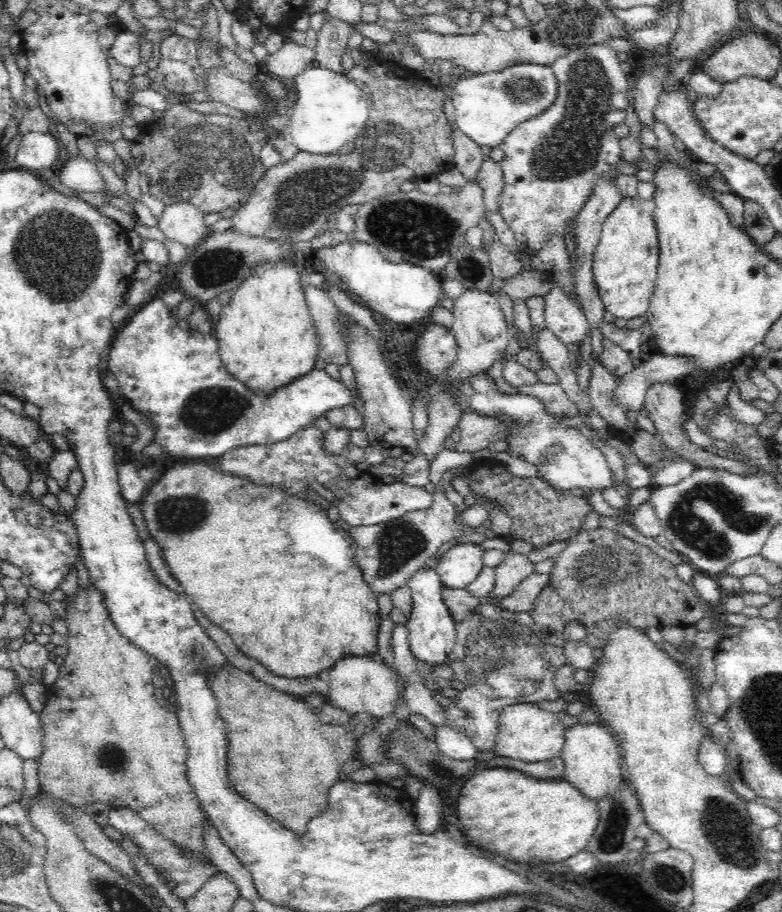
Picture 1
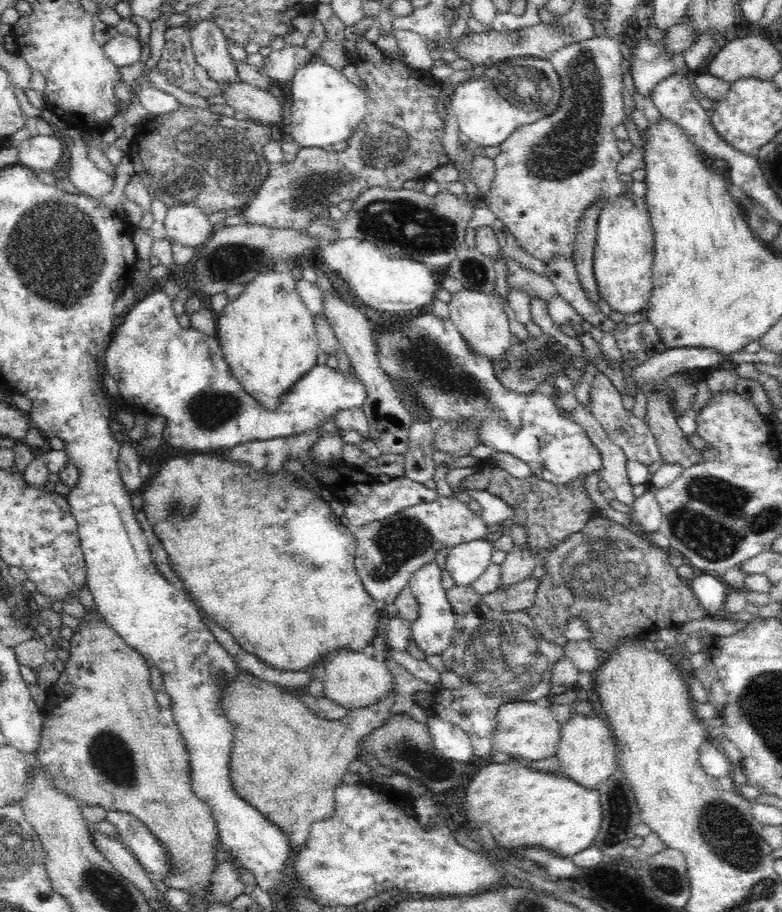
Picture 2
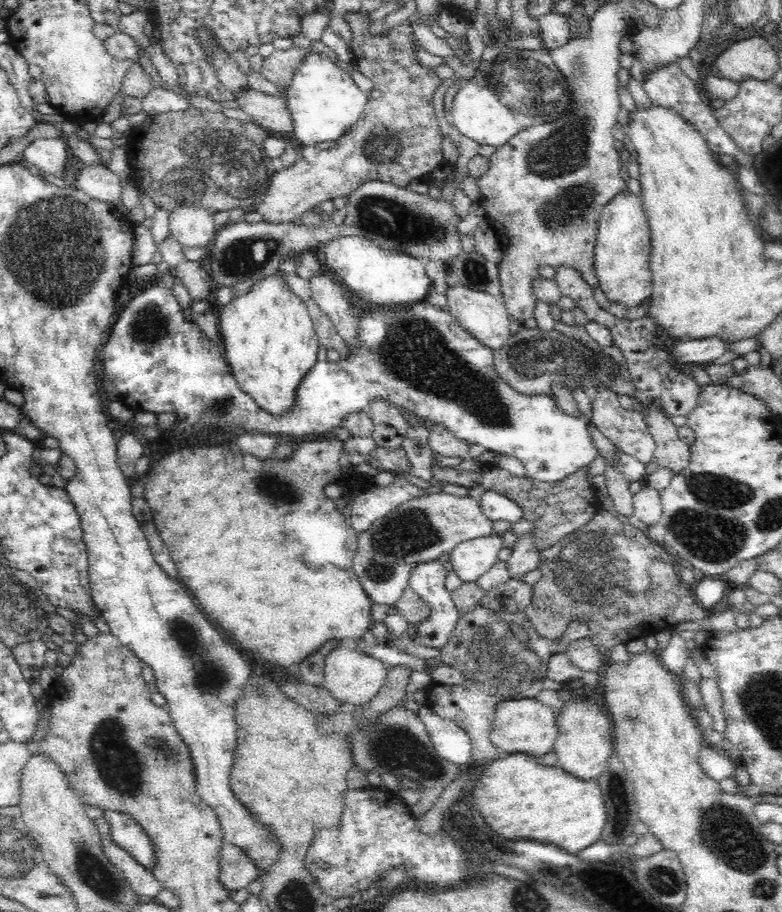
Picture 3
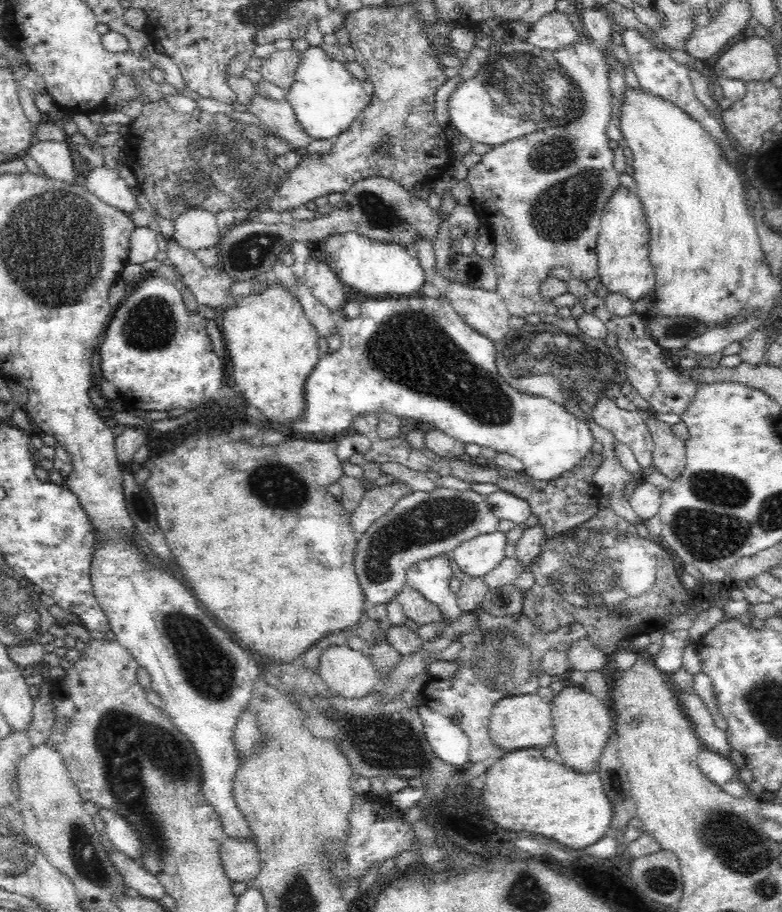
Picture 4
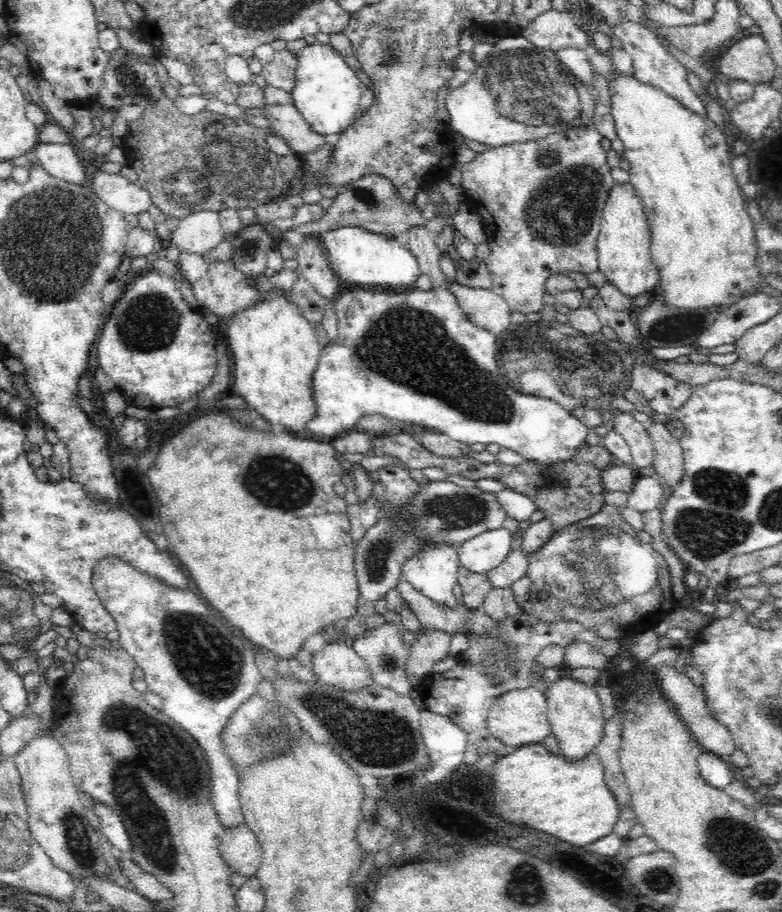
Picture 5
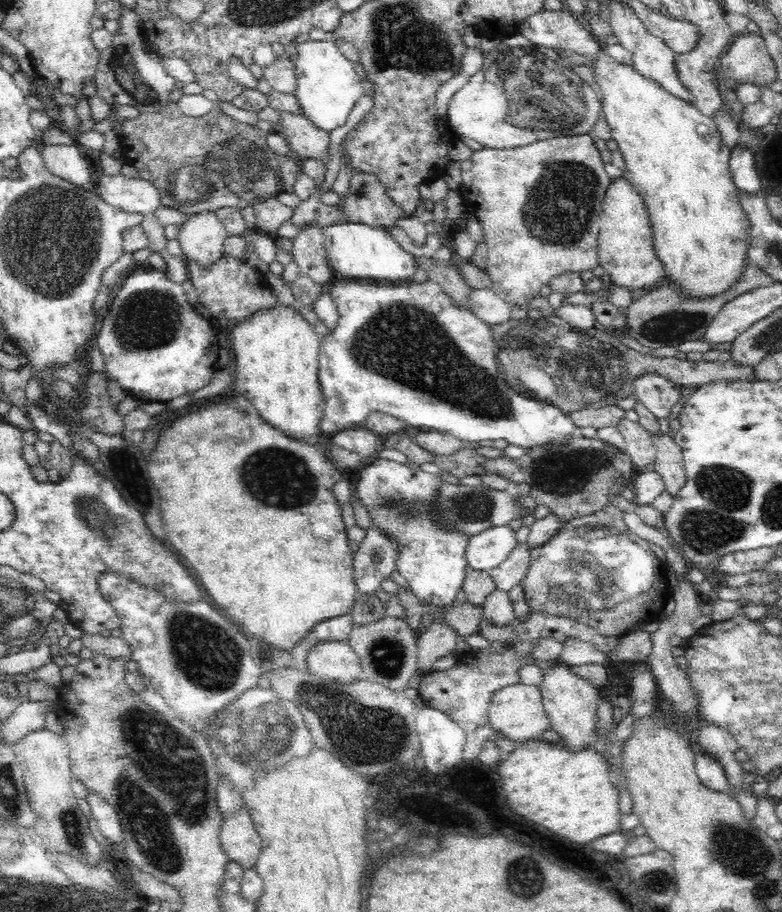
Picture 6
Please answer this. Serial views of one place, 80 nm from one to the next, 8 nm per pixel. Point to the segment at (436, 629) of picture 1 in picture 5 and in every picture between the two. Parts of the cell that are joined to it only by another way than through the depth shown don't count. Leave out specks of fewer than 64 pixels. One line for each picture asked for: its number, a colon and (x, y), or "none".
2: (433, 630)
3: (427, 580)
4: (431, 578)
5: (433, 571)

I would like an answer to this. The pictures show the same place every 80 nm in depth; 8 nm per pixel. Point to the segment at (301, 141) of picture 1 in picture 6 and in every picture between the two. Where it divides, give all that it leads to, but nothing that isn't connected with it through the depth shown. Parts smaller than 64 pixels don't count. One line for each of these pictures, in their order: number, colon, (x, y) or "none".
2: (326, 108)
3: (324, 101)
4: (326, 97)
5: (327, 92)
6: (328, 87)

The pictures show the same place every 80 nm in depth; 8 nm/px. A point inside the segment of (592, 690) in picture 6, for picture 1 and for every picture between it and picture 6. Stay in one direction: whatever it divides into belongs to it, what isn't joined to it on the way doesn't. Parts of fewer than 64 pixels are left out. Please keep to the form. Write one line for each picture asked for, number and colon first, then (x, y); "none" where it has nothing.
1: (593, 763)
2: (587, 752)
3: (585, 738)
4: (582, 723)
5: (575, 714)

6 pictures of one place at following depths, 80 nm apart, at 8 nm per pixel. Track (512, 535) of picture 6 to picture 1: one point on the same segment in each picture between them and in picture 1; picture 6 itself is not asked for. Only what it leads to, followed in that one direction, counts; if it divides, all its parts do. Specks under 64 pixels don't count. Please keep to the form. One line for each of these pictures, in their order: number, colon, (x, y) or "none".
1: (460, 565)
2: (466, 562)
3: (471, 559)
4: (476, 557)
5: (488, 550)

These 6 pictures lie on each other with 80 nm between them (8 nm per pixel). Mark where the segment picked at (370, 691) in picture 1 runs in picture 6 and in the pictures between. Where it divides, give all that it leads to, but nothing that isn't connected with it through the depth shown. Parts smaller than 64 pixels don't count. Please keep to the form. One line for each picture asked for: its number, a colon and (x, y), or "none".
2: (353, 680)
3: (351, 676)
4: (348, 672)
5: (337, 664)
6: (336, 660)

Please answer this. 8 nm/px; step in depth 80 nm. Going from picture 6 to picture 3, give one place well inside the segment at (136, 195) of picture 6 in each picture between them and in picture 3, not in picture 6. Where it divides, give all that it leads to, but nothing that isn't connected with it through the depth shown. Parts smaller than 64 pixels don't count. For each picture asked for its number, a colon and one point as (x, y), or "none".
3: (97, 181)
4: (107, 185)
5: (116, 191)

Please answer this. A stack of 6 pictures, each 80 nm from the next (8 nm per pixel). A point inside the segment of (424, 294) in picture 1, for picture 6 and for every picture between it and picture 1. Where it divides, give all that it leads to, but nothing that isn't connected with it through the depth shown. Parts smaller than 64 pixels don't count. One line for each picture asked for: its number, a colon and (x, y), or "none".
2: (402, 286)
3: (387, 278)
4: (368, 267)
5: (361, 258)
6: (356, 251)

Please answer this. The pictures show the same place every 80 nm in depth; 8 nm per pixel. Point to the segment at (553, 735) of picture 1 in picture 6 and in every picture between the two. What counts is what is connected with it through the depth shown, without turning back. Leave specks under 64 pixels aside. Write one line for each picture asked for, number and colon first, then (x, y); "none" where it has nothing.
2: (528, 731)
3: (525, 725)
4: (522, 721)
5: (518, 717)
6: (517, 712)

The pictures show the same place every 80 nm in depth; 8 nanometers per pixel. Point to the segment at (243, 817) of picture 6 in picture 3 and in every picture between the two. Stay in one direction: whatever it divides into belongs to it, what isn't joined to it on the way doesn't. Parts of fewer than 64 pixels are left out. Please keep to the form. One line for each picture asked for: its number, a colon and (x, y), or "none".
3: (237, 871)
4: (240, 857)
5: (239, 847)

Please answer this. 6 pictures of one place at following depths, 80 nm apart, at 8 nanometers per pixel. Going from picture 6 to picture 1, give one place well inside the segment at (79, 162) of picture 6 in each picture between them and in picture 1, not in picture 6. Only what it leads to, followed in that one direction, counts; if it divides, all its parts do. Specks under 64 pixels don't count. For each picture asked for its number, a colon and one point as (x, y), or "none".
1: (37, 151)
2: (40, 153)
3: (49, 155)
4: (55, 158)
5: (62, 161)

